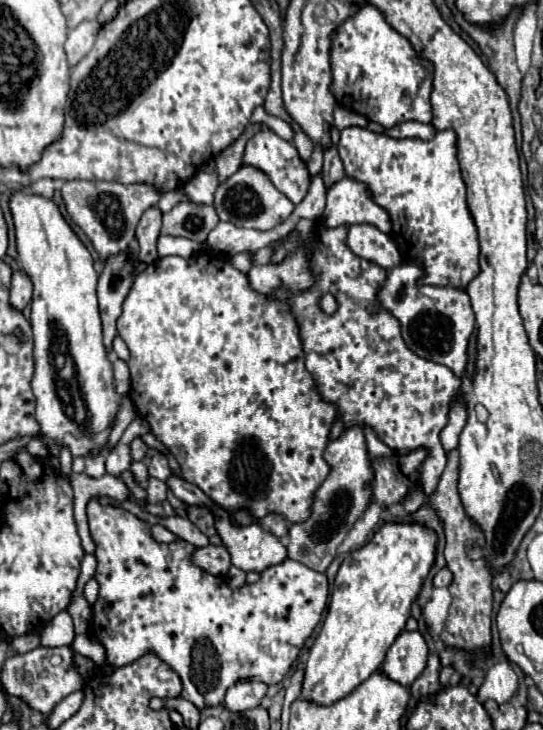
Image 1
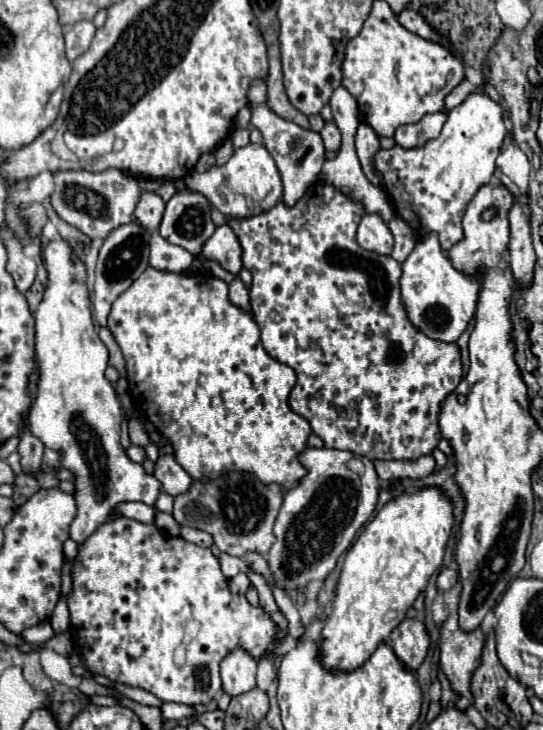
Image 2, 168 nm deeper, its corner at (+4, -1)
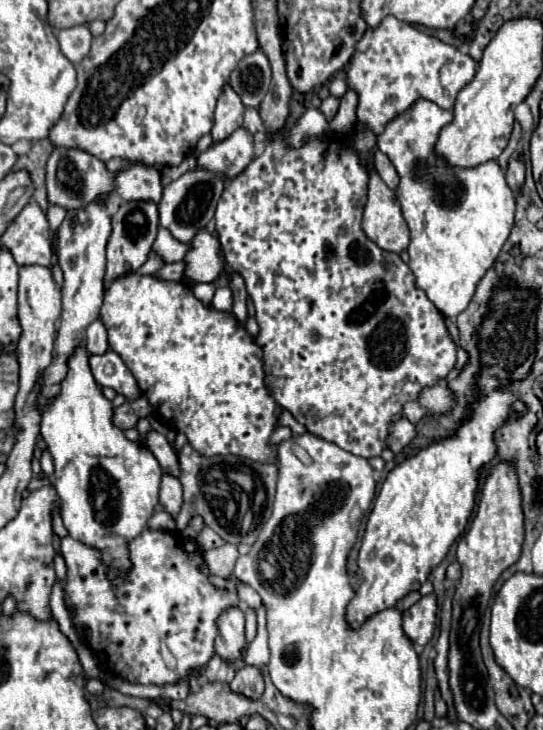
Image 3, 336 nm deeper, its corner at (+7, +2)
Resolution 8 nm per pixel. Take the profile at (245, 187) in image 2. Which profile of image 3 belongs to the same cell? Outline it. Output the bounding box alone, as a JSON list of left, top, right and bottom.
[198,128,254,180]

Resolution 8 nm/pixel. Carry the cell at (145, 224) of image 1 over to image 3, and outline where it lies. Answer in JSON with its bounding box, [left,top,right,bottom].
[114,162,160,202]

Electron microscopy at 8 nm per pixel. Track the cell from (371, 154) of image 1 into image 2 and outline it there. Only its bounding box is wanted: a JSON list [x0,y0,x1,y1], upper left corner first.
[373,93,505,251]

